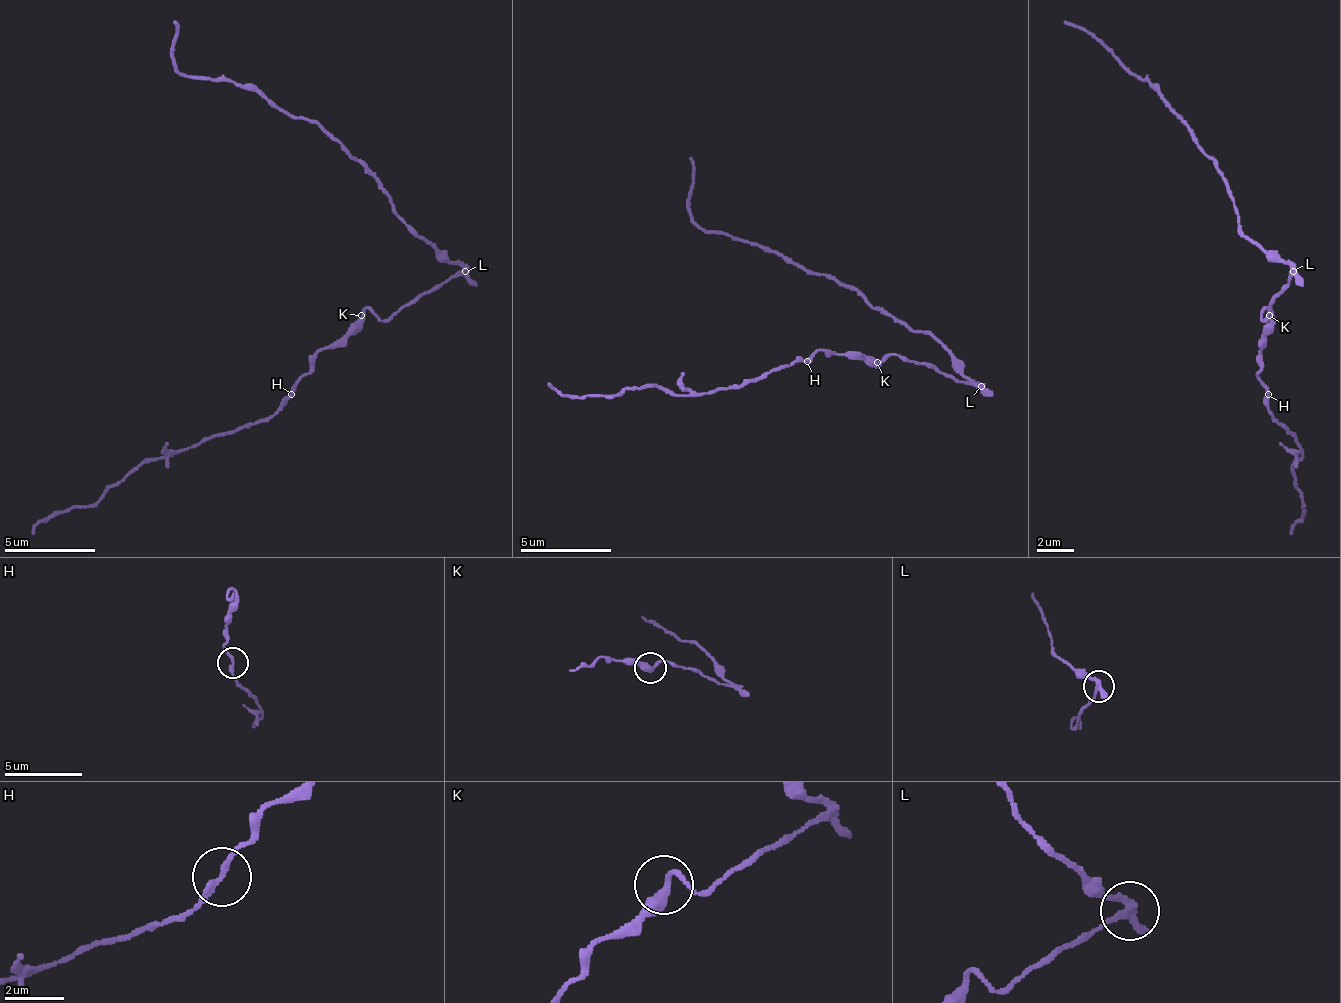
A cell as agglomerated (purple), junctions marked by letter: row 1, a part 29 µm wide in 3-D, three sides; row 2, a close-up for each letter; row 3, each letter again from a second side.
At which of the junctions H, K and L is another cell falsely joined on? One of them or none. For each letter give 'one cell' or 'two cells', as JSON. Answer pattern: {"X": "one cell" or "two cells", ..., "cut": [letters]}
{"H": "one cell", "K": "one cell", "L": "two cells", "cut": ["L"]}

